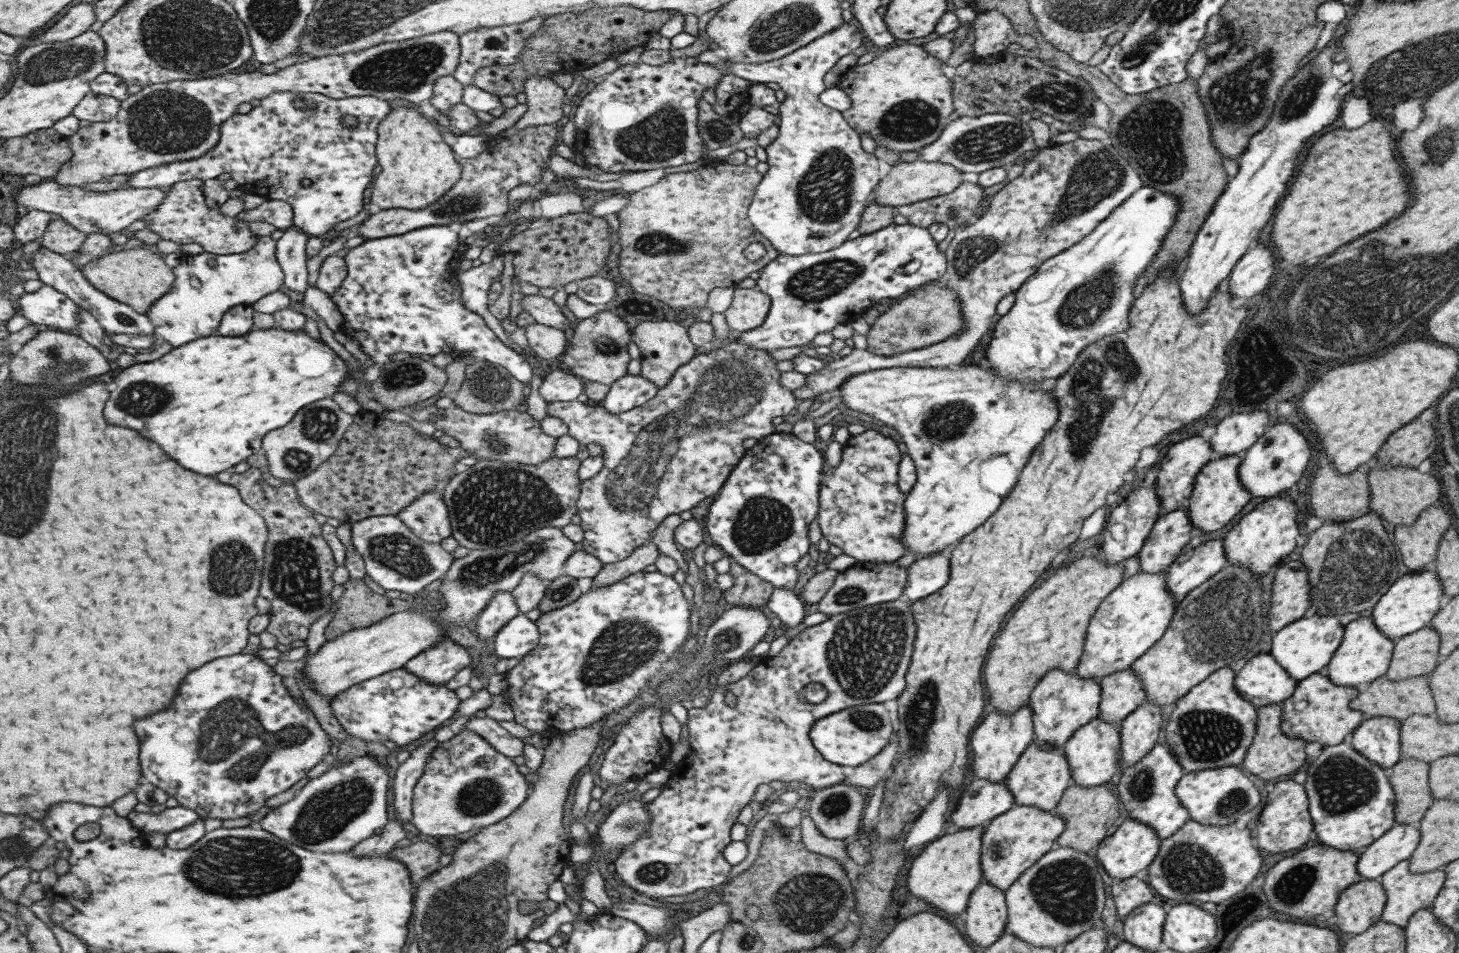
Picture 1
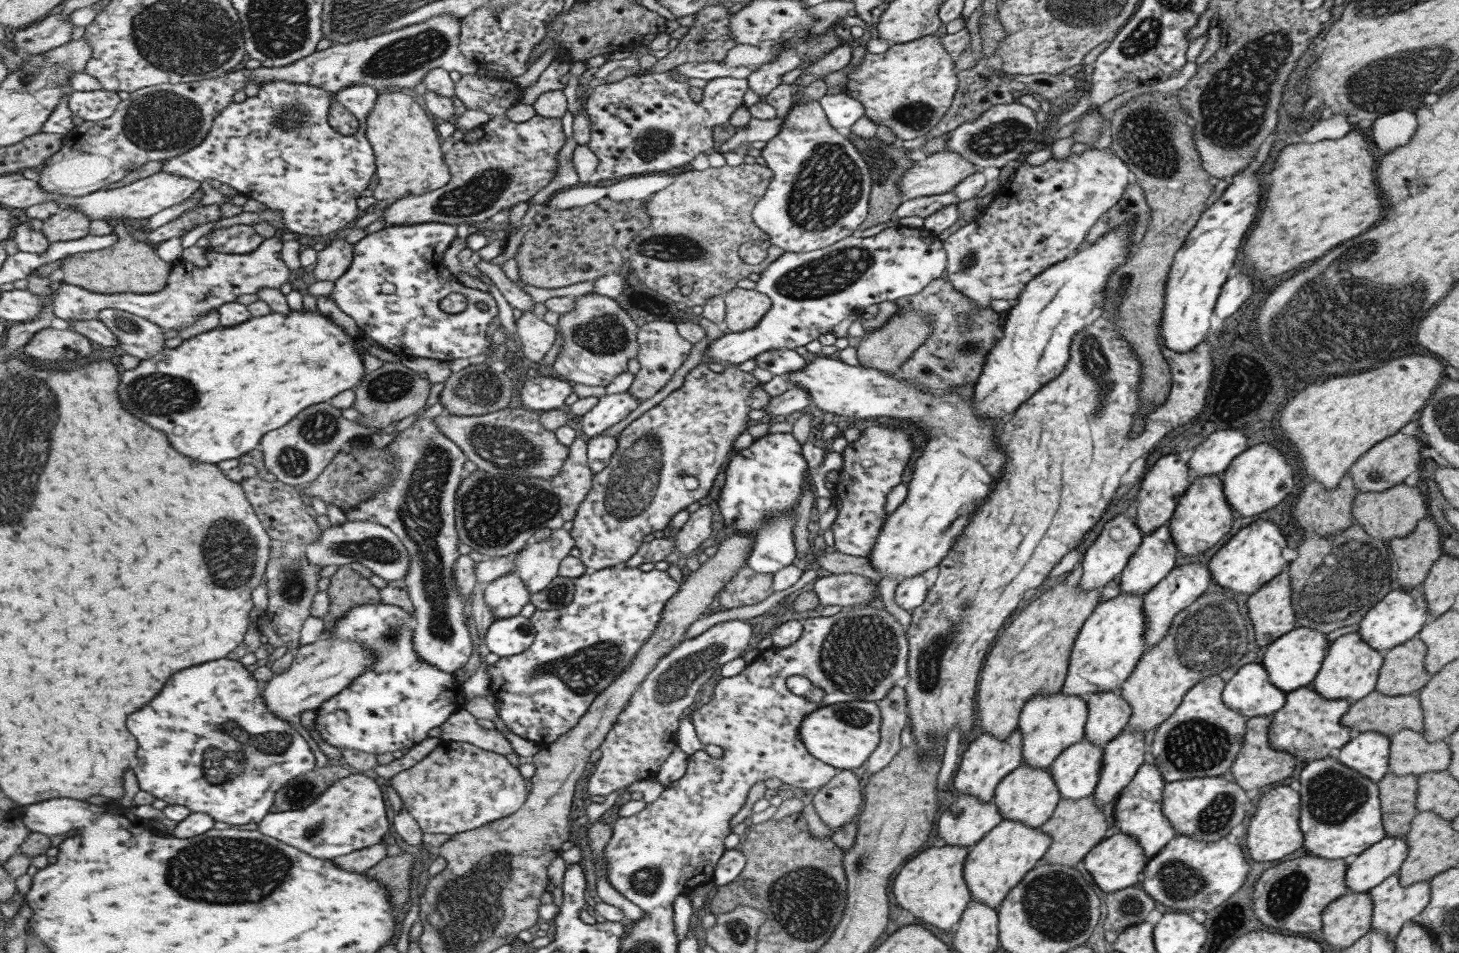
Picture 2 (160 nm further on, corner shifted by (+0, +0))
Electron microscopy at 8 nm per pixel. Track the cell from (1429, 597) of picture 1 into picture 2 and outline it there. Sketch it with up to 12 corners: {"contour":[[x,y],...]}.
{"contour":[[1420,587],[1385,594],[1361,617],[1363,643],[1384,653],[1433,618]]}

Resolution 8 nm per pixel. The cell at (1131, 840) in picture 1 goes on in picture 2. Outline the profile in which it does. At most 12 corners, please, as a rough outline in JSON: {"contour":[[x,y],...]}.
{"contour":[[1112,831],[1079,866],[1109,893],[1138,885],[1146,861],[1134,838]]}

